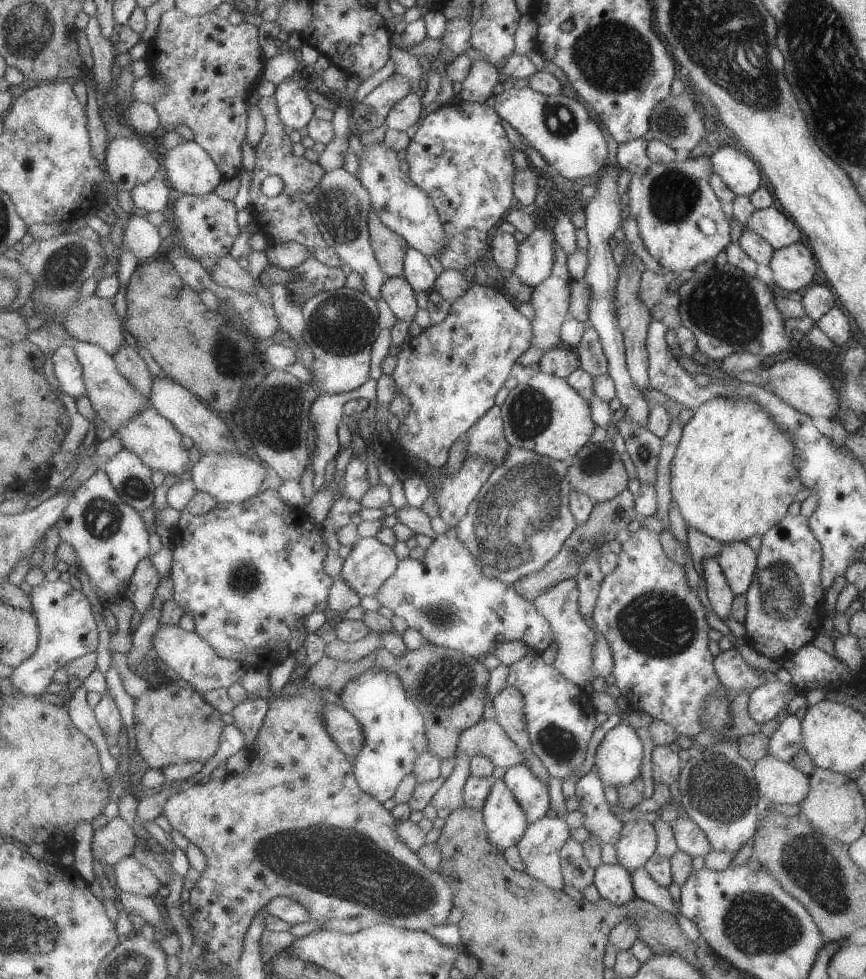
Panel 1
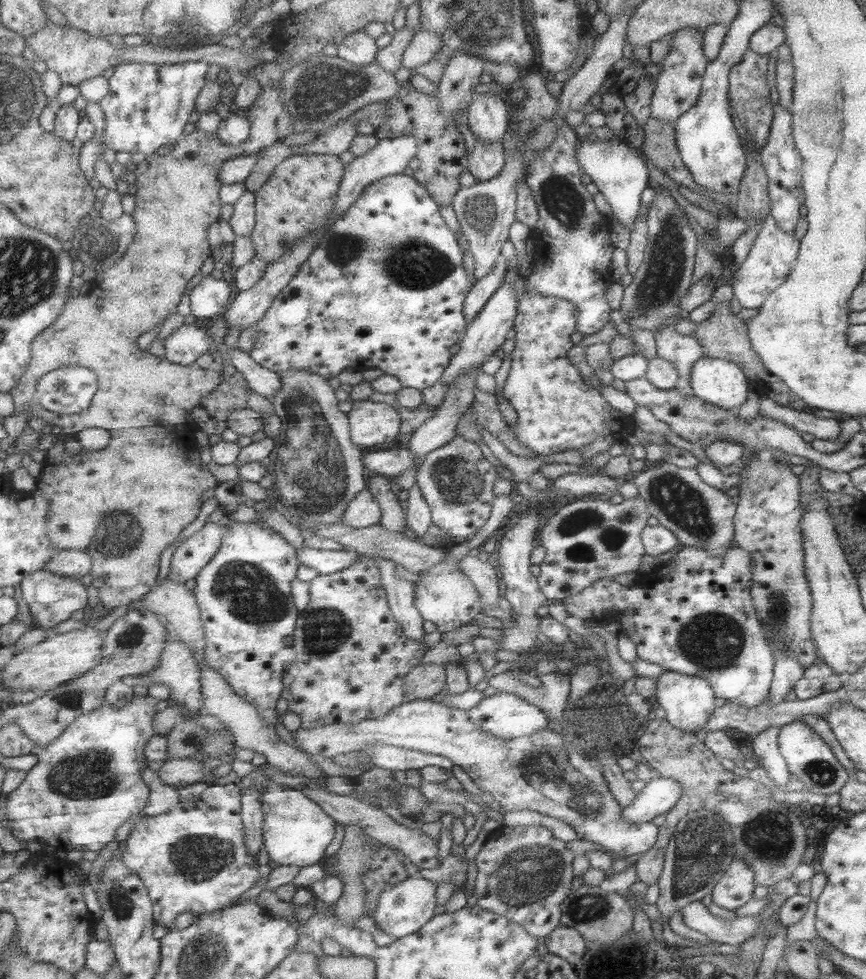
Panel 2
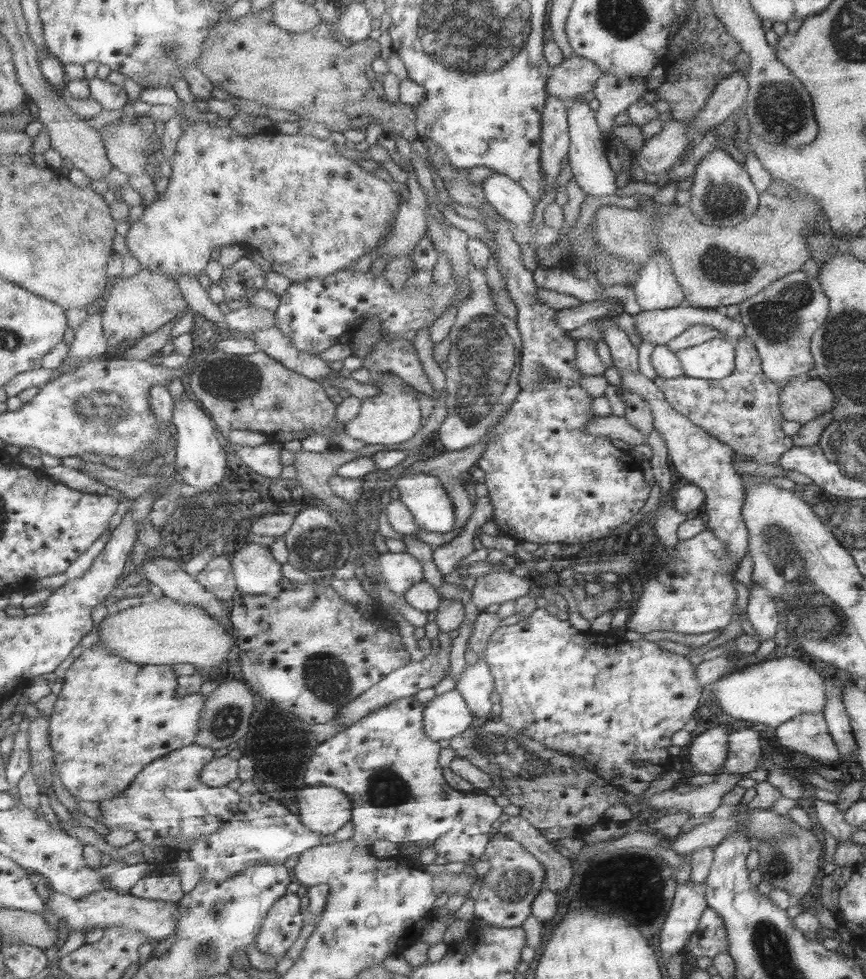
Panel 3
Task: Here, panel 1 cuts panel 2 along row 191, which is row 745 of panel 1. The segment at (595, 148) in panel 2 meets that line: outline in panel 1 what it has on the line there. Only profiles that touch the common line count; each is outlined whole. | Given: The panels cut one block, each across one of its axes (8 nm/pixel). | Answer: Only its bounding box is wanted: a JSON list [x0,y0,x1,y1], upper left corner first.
[593,722,643,786]

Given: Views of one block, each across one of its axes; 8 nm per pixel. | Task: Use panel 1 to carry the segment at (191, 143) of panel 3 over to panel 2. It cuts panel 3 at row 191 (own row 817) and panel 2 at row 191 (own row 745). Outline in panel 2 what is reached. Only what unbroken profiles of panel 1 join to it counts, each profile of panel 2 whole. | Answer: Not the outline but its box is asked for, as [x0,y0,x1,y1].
[252,154,347,264]

